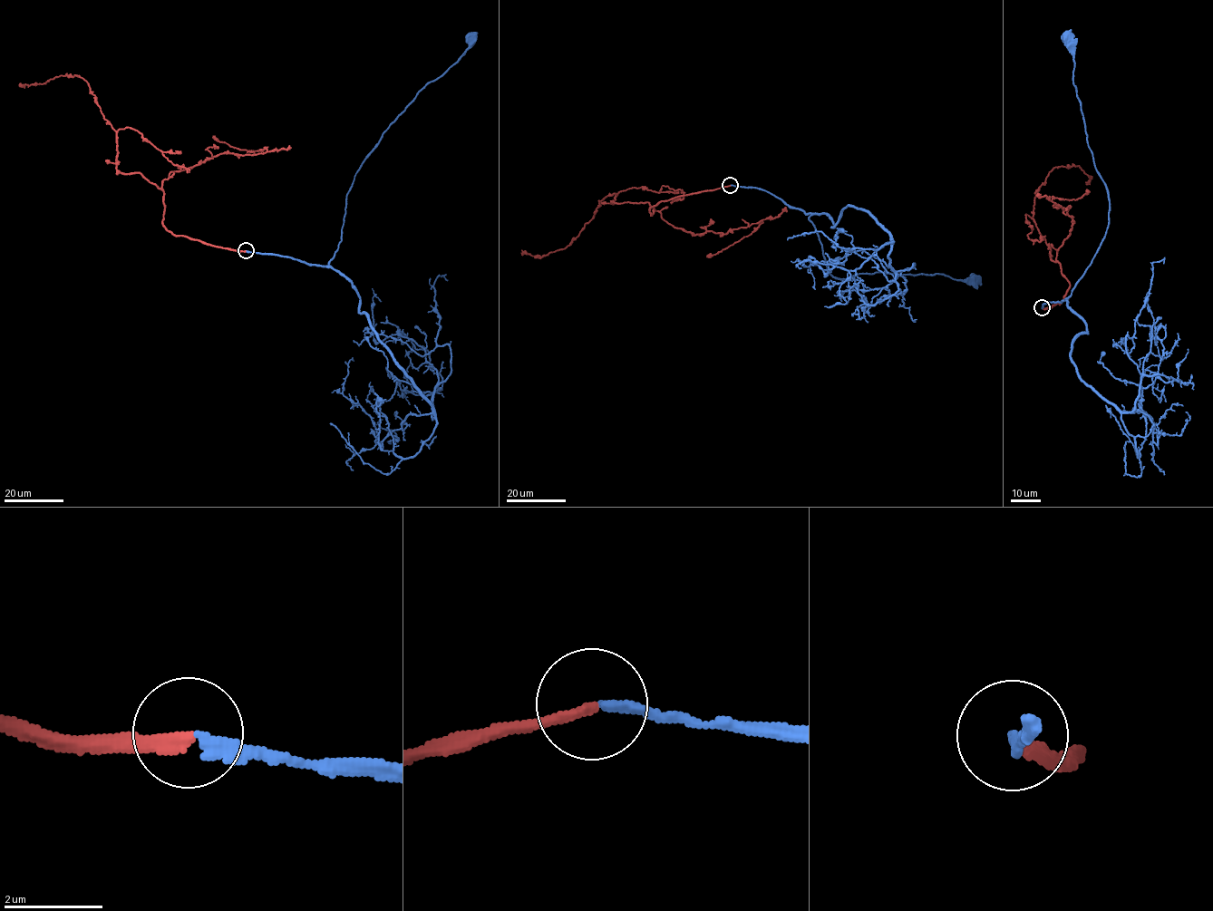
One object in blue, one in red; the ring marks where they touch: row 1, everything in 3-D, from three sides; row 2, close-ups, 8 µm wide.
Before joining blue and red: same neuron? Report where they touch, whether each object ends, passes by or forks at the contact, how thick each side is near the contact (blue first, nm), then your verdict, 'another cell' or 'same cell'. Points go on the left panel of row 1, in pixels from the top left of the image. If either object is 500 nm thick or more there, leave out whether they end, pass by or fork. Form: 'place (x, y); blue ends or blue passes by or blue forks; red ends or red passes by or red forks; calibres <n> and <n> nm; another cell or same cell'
place (246, 250); blue ends; red ends; calibres 240 and 240 nm; same cell

